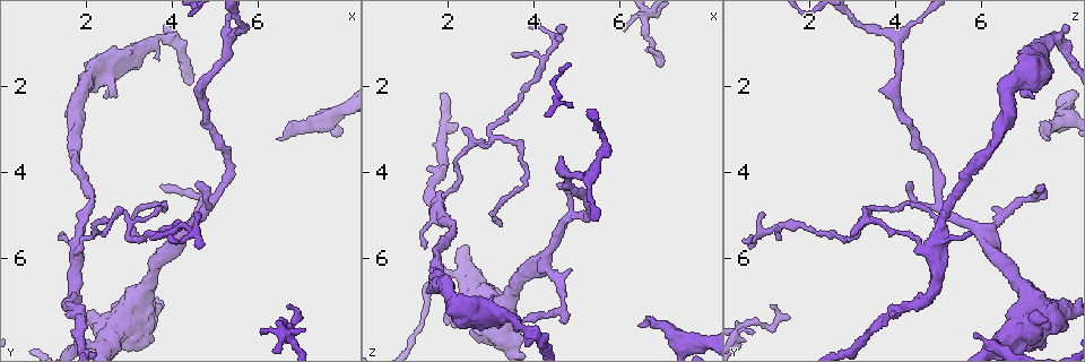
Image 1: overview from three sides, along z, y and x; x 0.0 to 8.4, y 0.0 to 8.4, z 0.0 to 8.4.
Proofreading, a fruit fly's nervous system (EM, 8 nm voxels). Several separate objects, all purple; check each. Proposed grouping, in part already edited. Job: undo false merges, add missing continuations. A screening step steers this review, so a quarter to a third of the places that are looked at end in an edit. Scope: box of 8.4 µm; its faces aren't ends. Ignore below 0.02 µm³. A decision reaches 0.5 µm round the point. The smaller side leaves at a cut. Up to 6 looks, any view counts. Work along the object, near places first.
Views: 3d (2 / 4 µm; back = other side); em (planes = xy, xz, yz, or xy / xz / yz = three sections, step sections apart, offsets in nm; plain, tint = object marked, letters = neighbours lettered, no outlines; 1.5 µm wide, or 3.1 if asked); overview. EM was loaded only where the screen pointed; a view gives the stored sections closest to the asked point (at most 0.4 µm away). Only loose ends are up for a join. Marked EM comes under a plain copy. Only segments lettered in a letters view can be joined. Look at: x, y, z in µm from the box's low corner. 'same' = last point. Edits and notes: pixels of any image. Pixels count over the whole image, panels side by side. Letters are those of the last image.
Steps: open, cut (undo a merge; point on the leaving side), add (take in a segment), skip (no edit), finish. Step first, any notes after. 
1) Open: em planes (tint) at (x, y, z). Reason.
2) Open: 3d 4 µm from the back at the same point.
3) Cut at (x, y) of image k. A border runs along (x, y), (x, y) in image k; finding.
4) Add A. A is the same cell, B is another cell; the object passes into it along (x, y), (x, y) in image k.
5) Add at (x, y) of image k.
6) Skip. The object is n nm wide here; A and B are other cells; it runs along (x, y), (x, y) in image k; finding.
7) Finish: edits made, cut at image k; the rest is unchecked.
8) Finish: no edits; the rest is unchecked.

Open: 3d 4 µm at (3.70, 4.35, 7.35). Thin end.

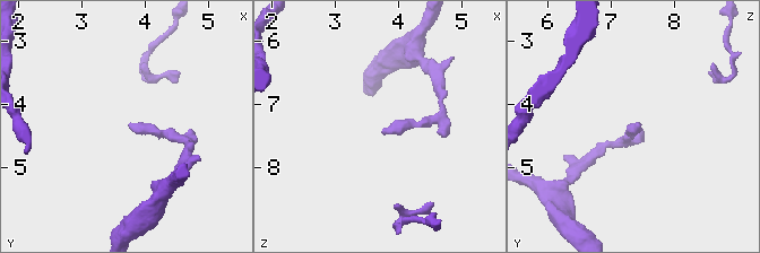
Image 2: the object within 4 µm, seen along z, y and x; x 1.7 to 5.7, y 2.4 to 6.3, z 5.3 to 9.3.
Open: em planes (letters) at (3.80, 4.35, 7.35).

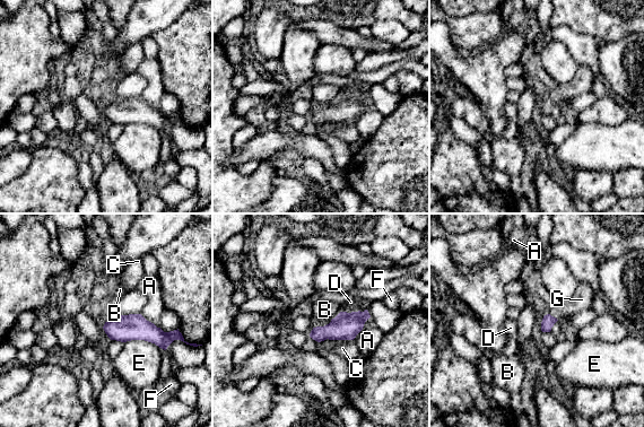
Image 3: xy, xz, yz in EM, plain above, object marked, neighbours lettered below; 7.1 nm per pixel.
Add at (582, 299) of image 3. G is the same cell, A, B, C, D, E and F are other cells; the object passes into it along (548, 321), (553, 316), (582, 299) in image 3; the neuron continues.

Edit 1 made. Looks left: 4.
Open: overview. Redraw.

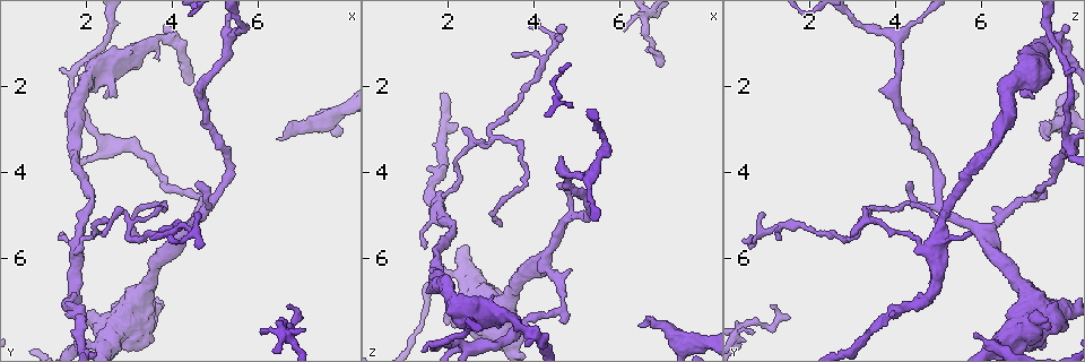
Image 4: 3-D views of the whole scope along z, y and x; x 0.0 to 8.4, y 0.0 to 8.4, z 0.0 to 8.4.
Open: em yz step 4 (letters) at (2.10, 2.05, 7.30). Stops while still wide.

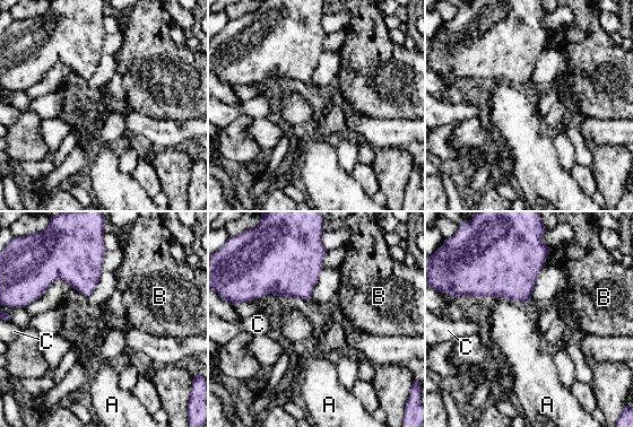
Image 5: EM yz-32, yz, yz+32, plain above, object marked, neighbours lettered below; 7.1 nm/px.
Open: em planes (letters) at the same point.

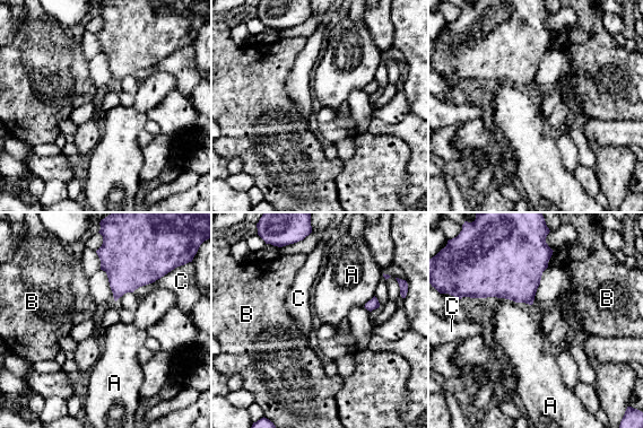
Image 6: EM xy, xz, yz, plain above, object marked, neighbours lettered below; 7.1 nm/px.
Skip. The longest contact is with C, 360 nm; A, B and C are other cells; a border runs along (374, 295), (363, 306) in image 6; no lettered segment goes on from it.

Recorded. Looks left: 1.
Finish: edits made, add at image 3; the rest is unchecked.

